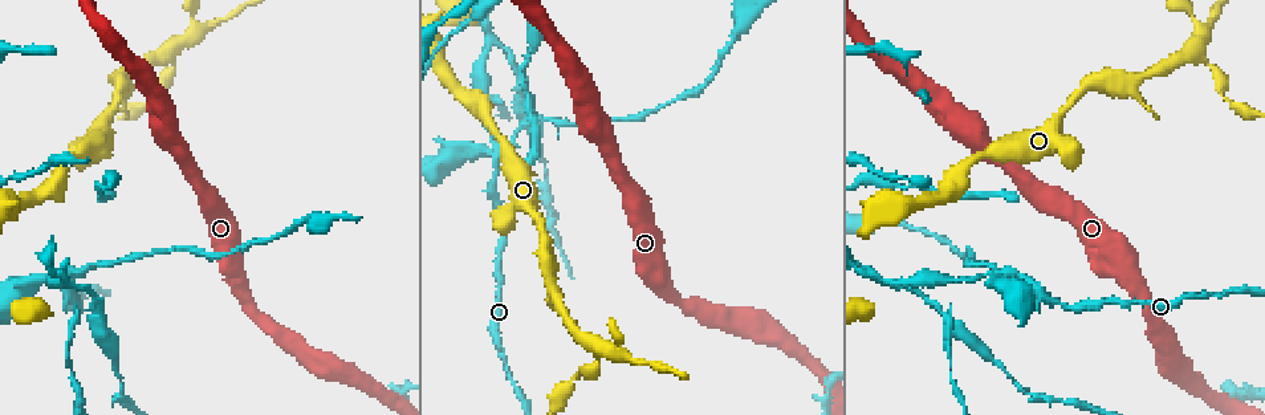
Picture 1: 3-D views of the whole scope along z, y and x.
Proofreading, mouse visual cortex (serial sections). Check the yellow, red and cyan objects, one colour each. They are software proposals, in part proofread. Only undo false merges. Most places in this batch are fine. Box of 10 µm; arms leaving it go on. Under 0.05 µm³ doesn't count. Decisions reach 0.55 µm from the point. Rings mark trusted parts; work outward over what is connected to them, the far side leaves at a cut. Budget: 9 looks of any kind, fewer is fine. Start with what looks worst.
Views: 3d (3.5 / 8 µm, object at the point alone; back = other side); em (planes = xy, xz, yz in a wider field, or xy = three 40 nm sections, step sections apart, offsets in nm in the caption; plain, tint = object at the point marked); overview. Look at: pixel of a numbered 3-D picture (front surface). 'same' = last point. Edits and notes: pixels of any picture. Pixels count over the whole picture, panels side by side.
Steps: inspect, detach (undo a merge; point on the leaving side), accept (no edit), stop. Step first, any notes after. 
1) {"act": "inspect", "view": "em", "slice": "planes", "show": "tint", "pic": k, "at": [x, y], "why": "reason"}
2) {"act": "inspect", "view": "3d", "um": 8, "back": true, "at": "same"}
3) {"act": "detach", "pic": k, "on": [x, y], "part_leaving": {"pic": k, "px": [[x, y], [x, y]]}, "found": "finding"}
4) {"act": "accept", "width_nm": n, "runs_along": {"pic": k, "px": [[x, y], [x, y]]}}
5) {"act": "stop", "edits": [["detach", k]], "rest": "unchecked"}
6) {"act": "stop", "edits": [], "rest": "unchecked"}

{"act": "inspect", "view": "3d", "um": 3.5, "pic": 1, "at": [498, 153], "why": "four arms meet"}

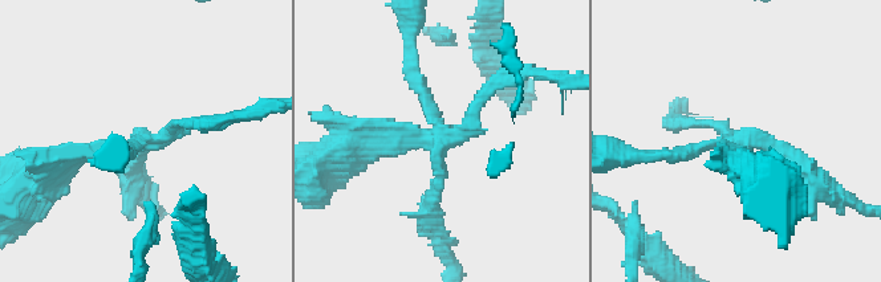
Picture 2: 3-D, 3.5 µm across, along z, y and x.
{"act": "inspect", "view": "em", "slice": "planes", "show": "tint", "pic": 2, "at": [743, 137]}

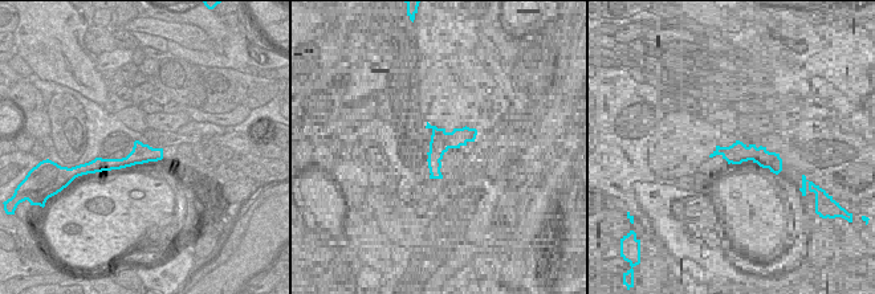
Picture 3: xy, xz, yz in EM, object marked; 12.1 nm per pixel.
{"act": "detach", "pic": 2, "on": [482, 98], "arm_widths_nm": [150, 200, 200, 200], "part_leaving": {"pic": 2, "px": [[451, 137], [500, 78], [545, 76]]}, "found": "a second cell is stuck on"}

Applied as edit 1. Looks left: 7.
{"act": "inspect", "view": "overview"}

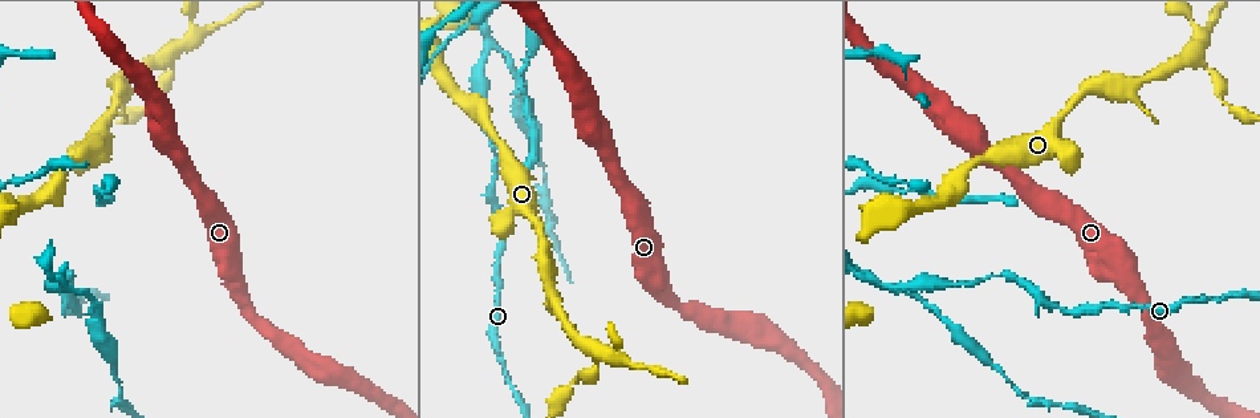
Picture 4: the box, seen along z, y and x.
{"act": "inspect", "view": "3d", "um": 3.5, "pic": 4, "at": [487, 50], "why": "two arms at a narrow angle"}

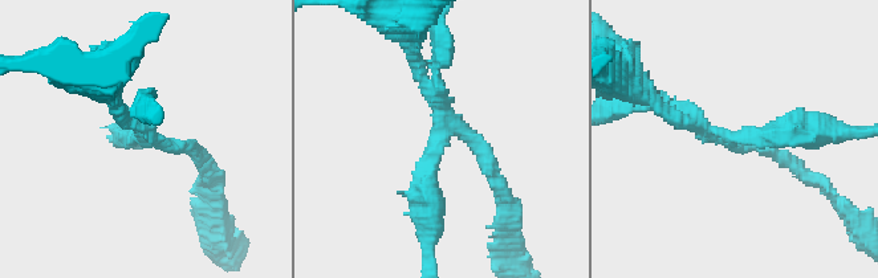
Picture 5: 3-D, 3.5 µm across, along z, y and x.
{"act": "inspect", "view": "em", "slice": "planes", "show": "plain", "pic": 5, "at": [735, 139], "arms": 4, "arm_widths_nm": [150, 200, 200, 350]}

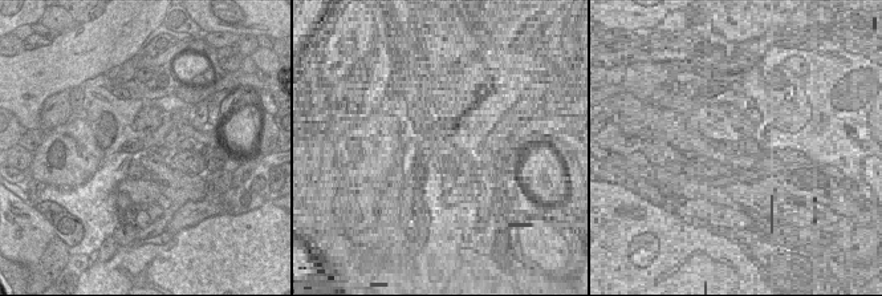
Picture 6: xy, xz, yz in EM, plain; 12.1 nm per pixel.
{"act": "inspect", "view": "em", "slice": "planes", "show": "tint", "at": "same"}

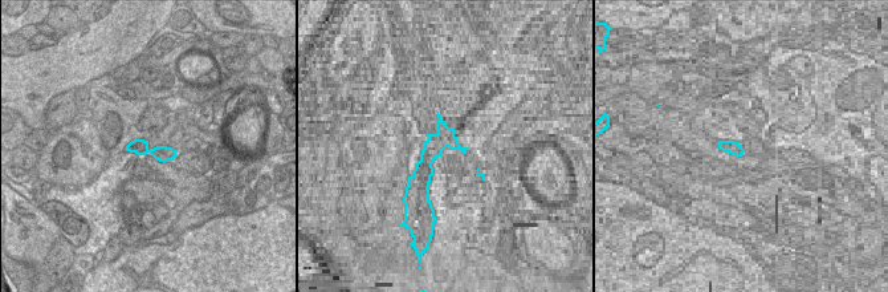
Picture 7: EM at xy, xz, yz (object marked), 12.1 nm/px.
{"act": "detach", "pic": 5, "on": [487, 168], "width_nm": 190, "part_leaving": {"pic": 5, "px": [[454, 129], [486, 155], [507, 224]]}, "found": "a second cell is stuck on"}

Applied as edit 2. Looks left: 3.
{"act": "inspect", "view": "3d", "um": 3.5, "pic": 4, "at": [585, 346], "why": "three arms meet"}

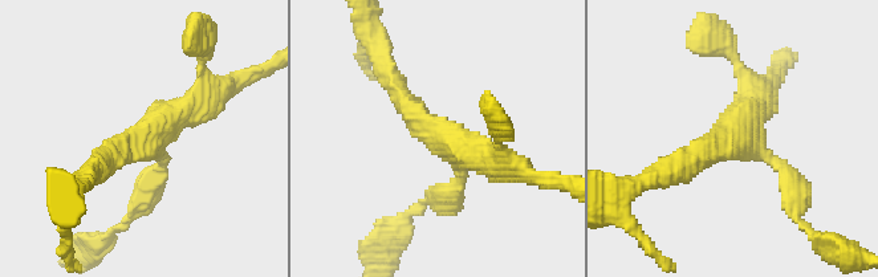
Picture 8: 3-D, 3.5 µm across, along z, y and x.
{"act": "inspect", "view": "em", "slice": "planes", "show": "tint", "pic": 8, "at": [734, 149], "arms": 3, "arm_widths_nm": [200, 300, 400]}

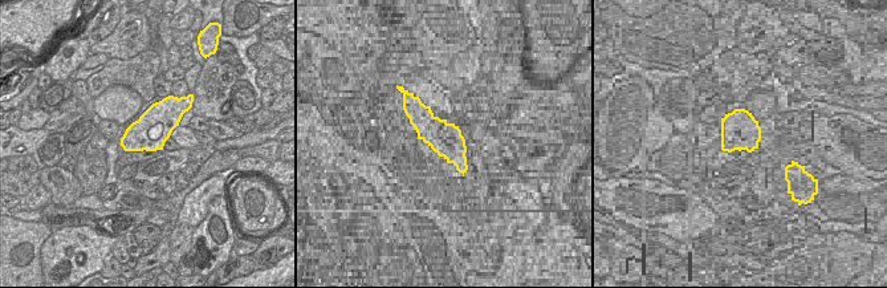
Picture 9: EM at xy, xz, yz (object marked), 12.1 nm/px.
{"act": "accept", "runs_along": {"pic": 8, "px": [[387, 74], [440, 139], [505, 163]]}, "found": "continuous, no second cell"}

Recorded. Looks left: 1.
{"act": "stop", "edits": [["detach", 2], ["detach", 5]], "rest": "unchecked"}

